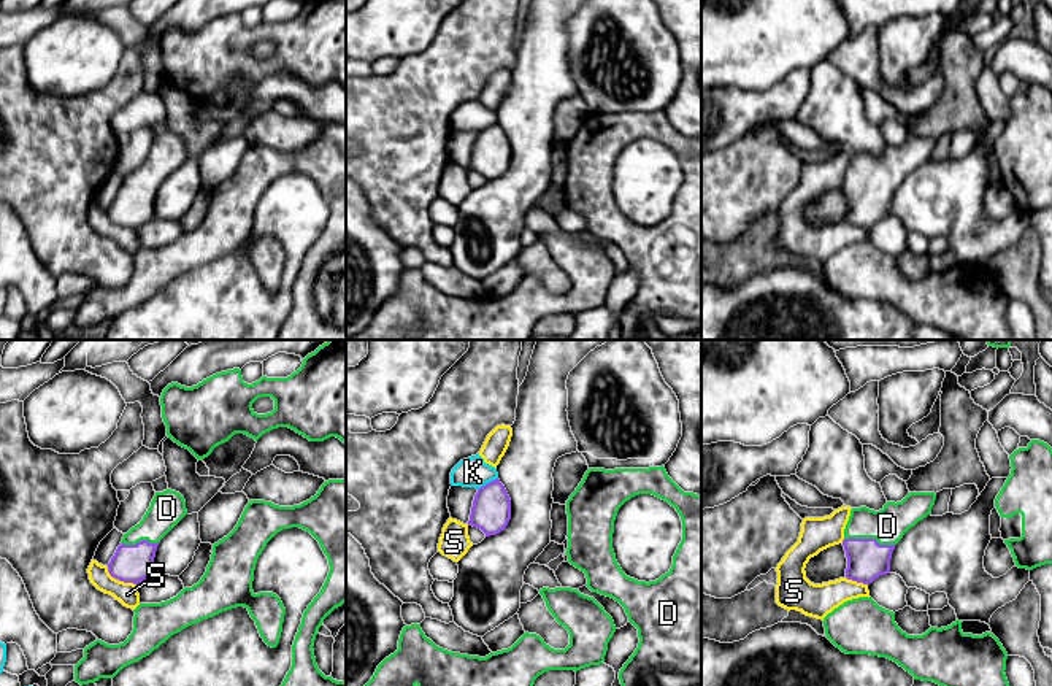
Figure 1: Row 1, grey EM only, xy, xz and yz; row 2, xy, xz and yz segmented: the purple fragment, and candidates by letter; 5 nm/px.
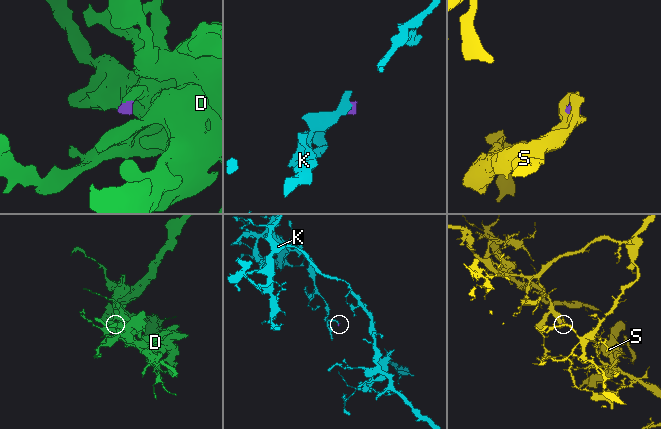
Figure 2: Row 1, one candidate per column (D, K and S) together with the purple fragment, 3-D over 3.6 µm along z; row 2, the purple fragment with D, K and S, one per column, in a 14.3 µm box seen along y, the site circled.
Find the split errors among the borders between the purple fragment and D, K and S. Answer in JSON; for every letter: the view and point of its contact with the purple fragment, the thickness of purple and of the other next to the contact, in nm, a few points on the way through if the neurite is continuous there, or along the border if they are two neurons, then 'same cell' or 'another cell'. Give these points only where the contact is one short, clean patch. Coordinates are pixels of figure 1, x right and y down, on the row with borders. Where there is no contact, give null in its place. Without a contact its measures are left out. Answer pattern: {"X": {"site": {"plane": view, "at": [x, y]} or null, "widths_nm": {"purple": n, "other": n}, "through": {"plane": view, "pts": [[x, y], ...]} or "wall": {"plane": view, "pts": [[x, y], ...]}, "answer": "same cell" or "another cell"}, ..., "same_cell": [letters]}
{"D": {"site": {"plane": "yz", "at": [870, 539]}, "widths_nm": {"purple": 200, "other": 180}, "through": {"plane": "yz", "pts": [[867, 559], [870, 539], [887, 526]]}, "answer": "same cell"}, "K": {"site": {"plane": "xz", "at": [487, 483]}, "widths_nm": {"purple": 200, "other": 160}, "wall": {"plane": "xz", "pts": [[497, 477], [478, 489]]}, "answer": "another cell"}, "S": {"site": {"plane": "xy", "at": [119, 580]}, "widths_nm": {"purple": 190, "other": 110}, "answer": "another cell"}, "same_cell": ["D"]}

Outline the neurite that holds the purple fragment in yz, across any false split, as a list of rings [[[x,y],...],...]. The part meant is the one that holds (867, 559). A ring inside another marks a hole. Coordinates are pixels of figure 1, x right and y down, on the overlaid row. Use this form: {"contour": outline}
{"contour": [[[909,492],[901,502],[887,502],[879,511],[852,508],[843,540],[846,578],[870,584],[890,573],[895,545],[931,513],[935,500],[935,492]]]}

